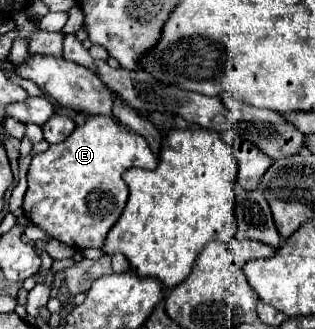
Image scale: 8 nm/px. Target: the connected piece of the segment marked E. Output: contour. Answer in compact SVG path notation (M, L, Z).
M107 117L87 119L63 143L49 145L47 151L31 159L23 211L47 235L73 249L103 247L109 229L127 203L129 187L121 175L131 167L157 167L147 141L133 131L115 127Z

